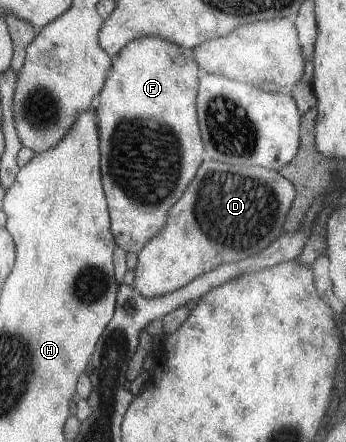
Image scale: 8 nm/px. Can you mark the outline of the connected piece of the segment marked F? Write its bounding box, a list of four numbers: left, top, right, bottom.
[95,36,203,254]

